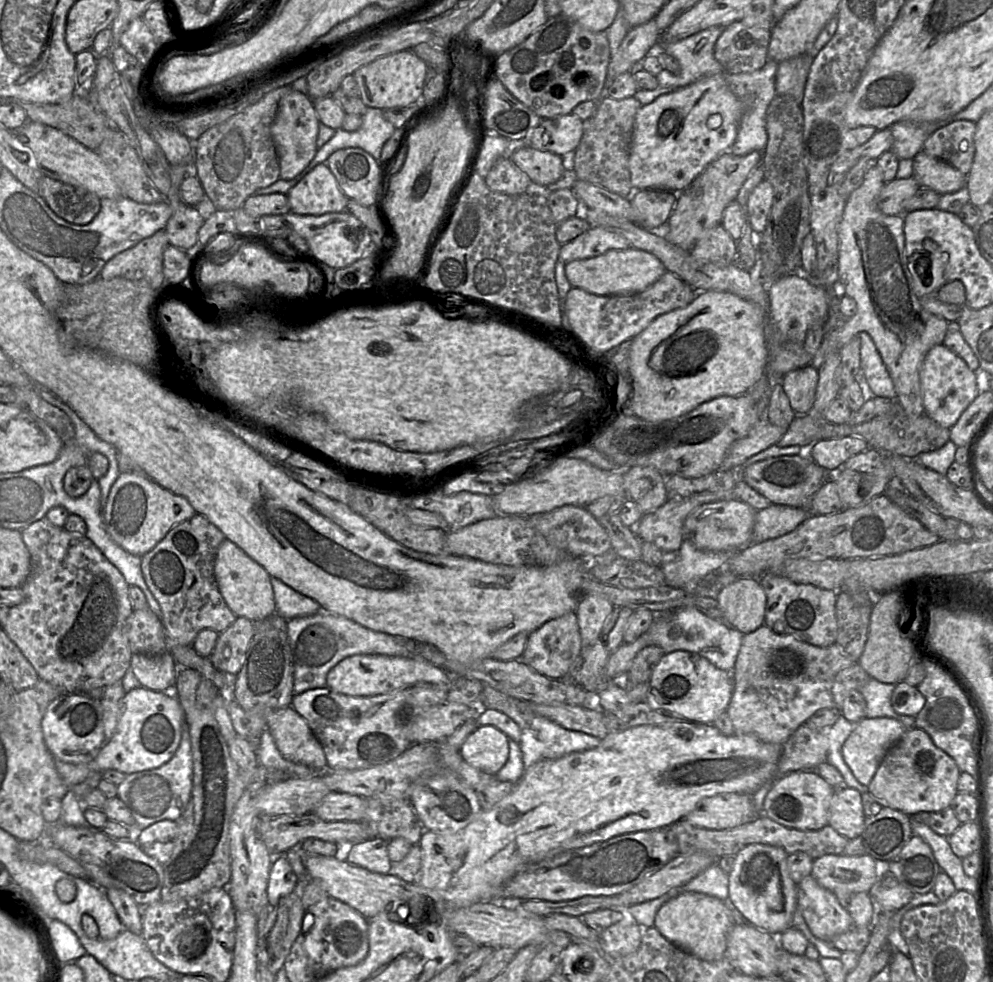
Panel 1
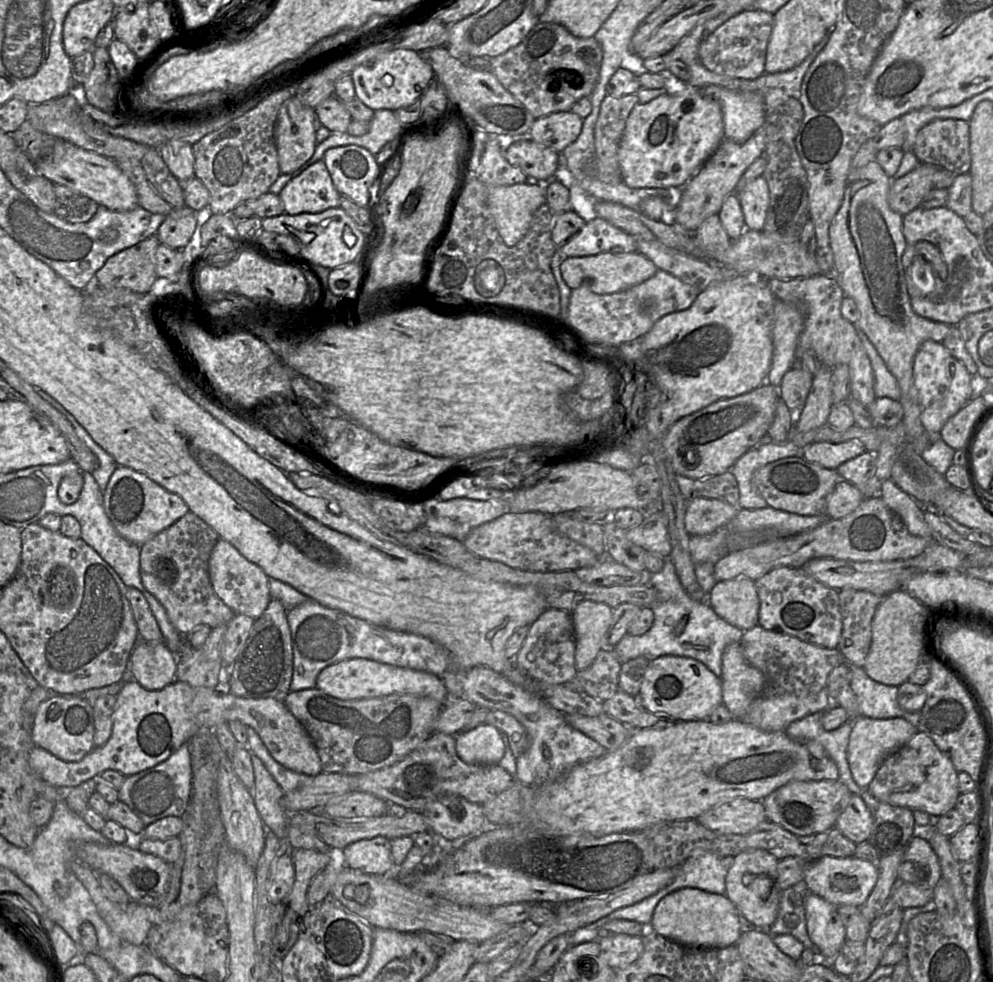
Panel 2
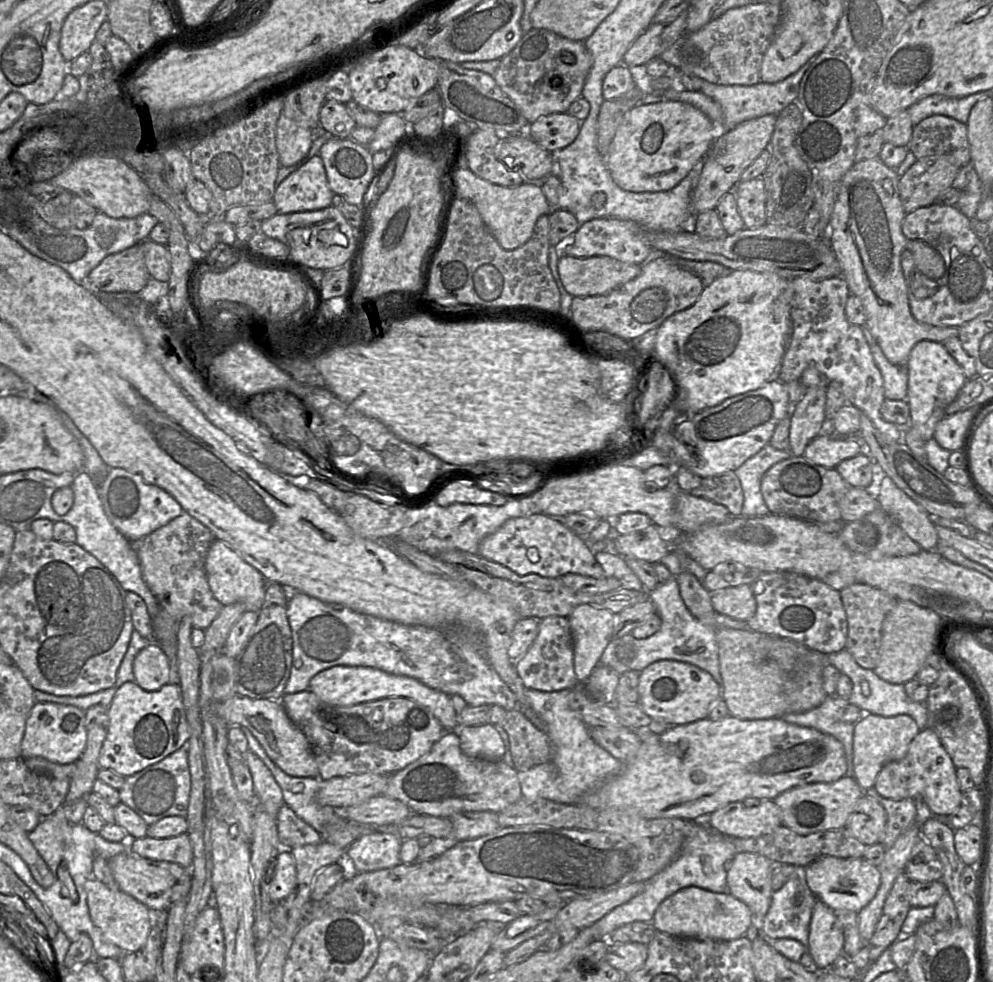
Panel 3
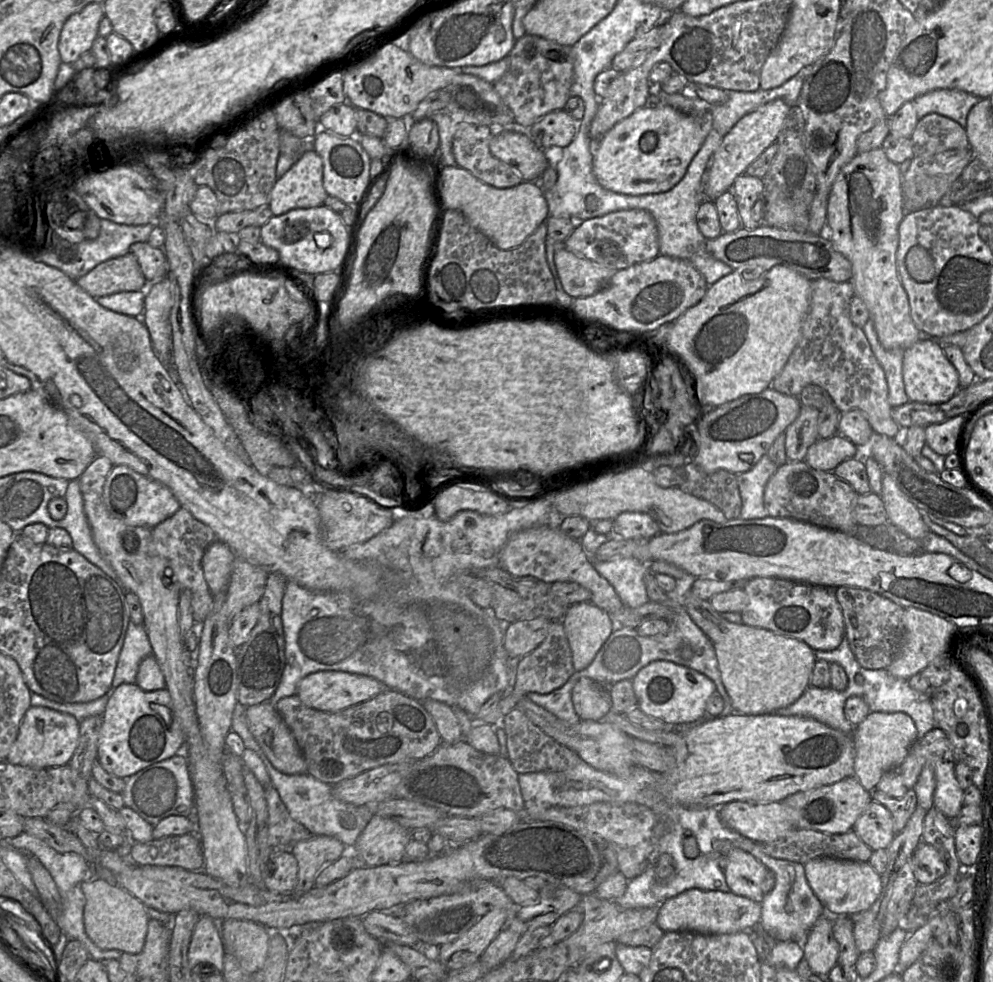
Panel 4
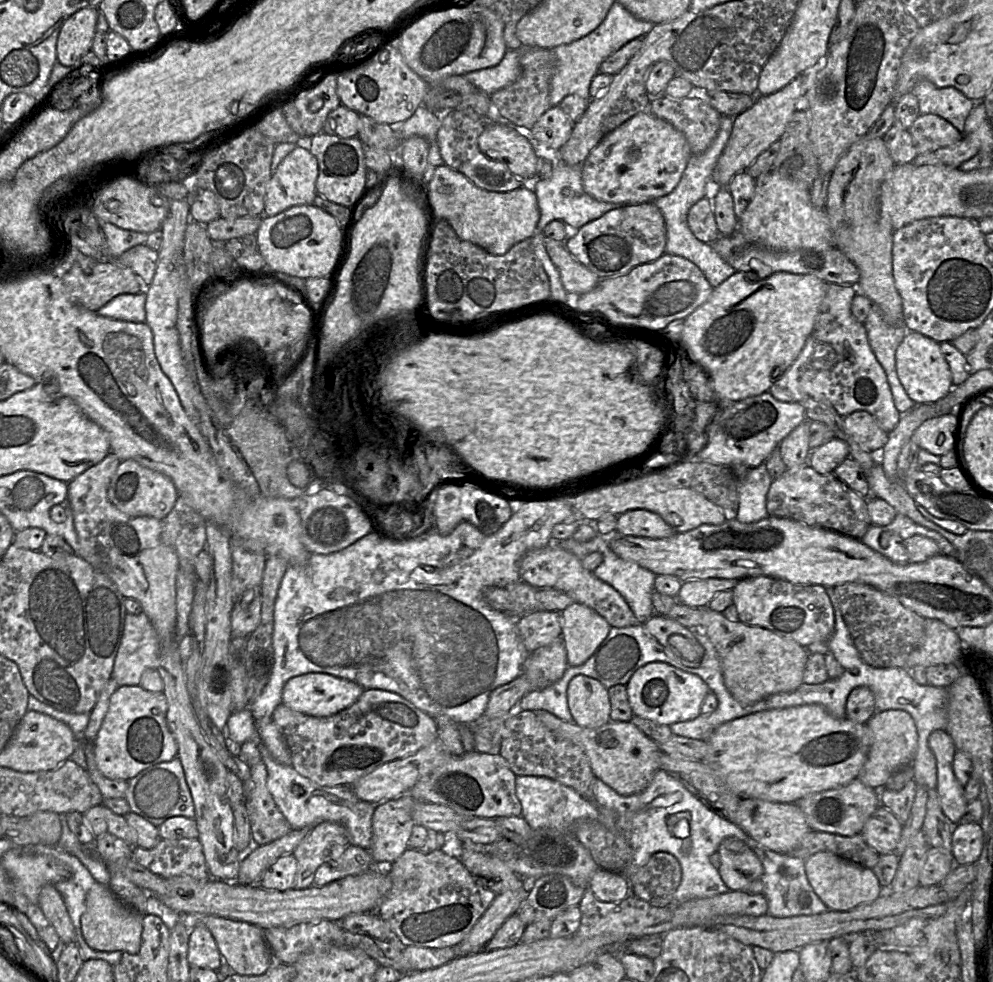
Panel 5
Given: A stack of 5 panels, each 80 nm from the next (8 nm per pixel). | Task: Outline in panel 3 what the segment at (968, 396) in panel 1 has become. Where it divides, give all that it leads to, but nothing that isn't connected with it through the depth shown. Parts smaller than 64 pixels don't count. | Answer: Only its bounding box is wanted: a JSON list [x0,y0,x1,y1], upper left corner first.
[907,340,967,441]

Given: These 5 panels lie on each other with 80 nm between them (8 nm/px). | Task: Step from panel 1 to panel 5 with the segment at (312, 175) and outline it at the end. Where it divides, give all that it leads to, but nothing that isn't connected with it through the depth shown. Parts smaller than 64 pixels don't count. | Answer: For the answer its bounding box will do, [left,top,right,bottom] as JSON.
[264,146,318,216]

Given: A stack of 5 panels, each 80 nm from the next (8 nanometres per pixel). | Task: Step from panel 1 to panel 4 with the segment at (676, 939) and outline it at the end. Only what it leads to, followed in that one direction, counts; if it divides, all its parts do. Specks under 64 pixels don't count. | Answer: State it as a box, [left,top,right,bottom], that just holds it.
[656,888,762,935]

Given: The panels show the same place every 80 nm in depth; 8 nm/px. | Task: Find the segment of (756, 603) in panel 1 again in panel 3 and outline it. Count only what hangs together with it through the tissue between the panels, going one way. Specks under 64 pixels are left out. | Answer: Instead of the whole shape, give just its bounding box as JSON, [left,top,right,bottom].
[711,584,756,622]

